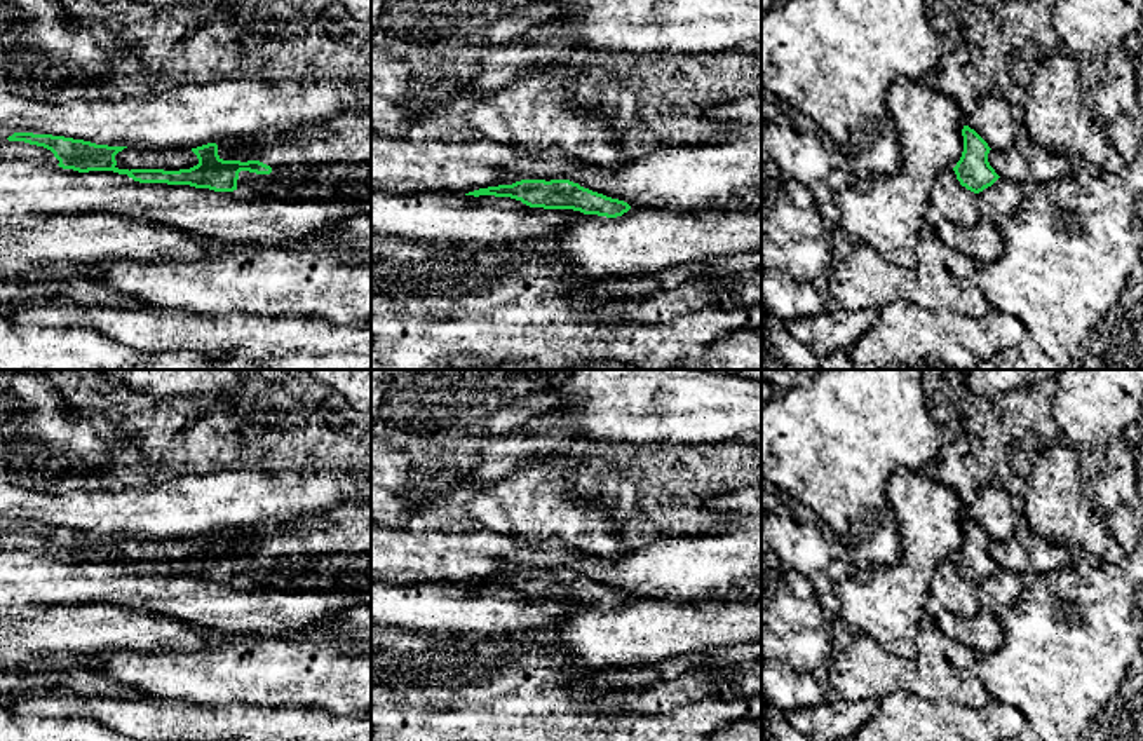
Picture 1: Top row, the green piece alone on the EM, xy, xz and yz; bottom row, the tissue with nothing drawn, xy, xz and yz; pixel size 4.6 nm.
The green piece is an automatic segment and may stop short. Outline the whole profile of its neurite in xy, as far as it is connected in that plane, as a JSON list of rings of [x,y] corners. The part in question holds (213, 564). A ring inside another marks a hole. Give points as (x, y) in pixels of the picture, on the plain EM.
[[[371,502],[336,506],[329,513],[305,516],[298,523],[287,527],[268,521],[246,532],[220,530],[216,534],[207,534],[192,539],[192,542],[199,549],[199,554],[190,560],[179,561],[118,560],[115,546],[127,537],[96,535],[84,530],[33,523],[14,523],[7,530],[24,532],[51,540],[59,551],[57,556],[63,560],[73,560],[78,563],[113,561],[118,565],[127,565],[139,574],[190,575],[195,579],[209,579],[214,582],[233,582],[237,581],[237,570],[240,561],[270,565],[274,558],[284,556],[321,558],[326,554],[371,554]]]

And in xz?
[[[521,570],[512,575],[479,579],[465,586],[495,586],[521,591],[530,598],[573,600],[606,608],[622,607],[631,600],[624,591],[606,588],[570,570]]]

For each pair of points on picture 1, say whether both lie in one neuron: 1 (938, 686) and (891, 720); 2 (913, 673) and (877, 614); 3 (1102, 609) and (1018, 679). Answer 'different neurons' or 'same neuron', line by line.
1: different neurons
2: different neurons
3: same neuron

